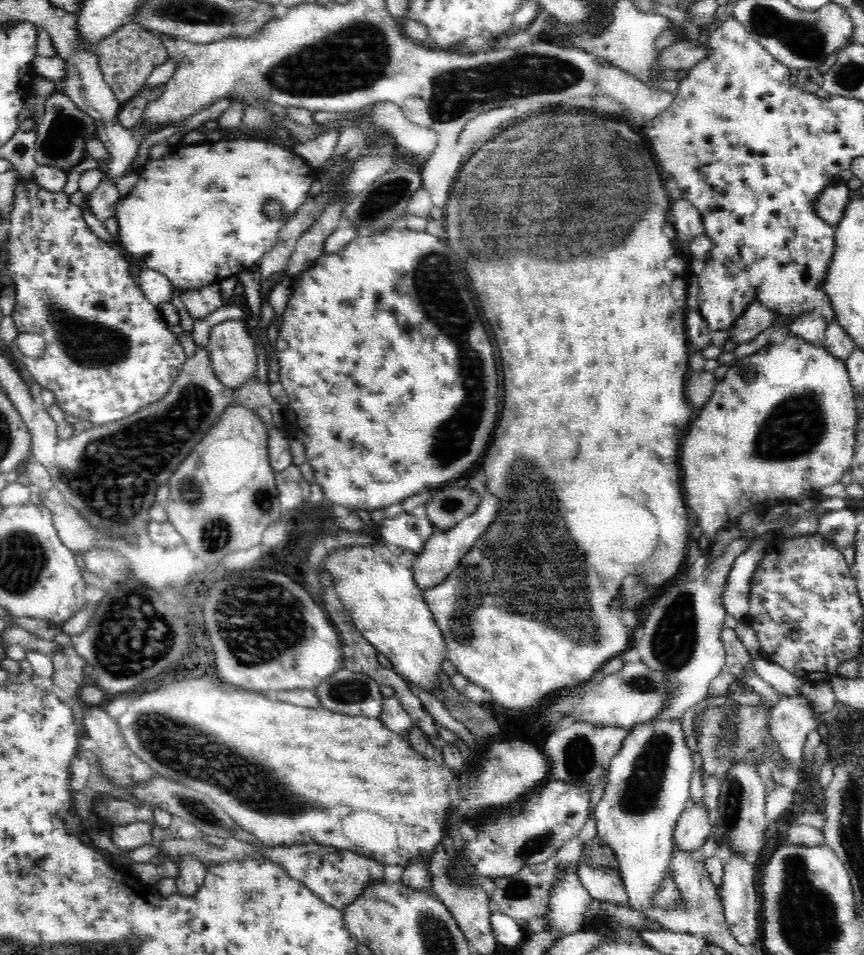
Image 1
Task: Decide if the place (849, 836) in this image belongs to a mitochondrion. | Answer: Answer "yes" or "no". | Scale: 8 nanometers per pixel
yes

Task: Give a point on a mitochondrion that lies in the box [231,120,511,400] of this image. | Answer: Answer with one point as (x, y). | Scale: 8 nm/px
(393, 190)

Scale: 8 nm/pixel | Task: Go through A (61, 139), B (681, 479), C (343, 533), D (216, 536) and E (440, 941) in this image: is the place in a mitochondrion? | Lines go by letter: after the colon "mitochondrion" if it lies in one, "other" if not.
A: mitochondrion
B: other
C: other
D: mitochondrion
E: mitochondrion

